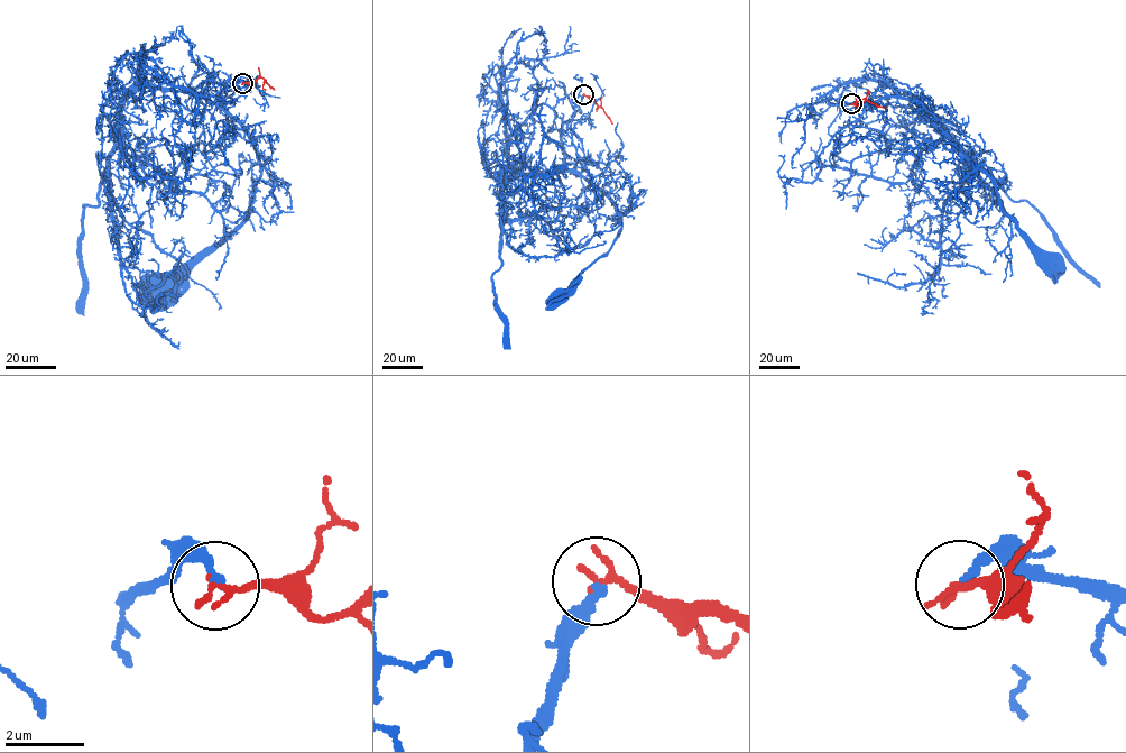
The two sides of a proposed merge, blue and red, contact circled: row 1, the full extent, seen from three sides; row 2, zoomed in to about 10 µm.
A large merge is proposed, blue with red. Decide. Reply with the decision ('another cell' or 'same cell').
same cell

